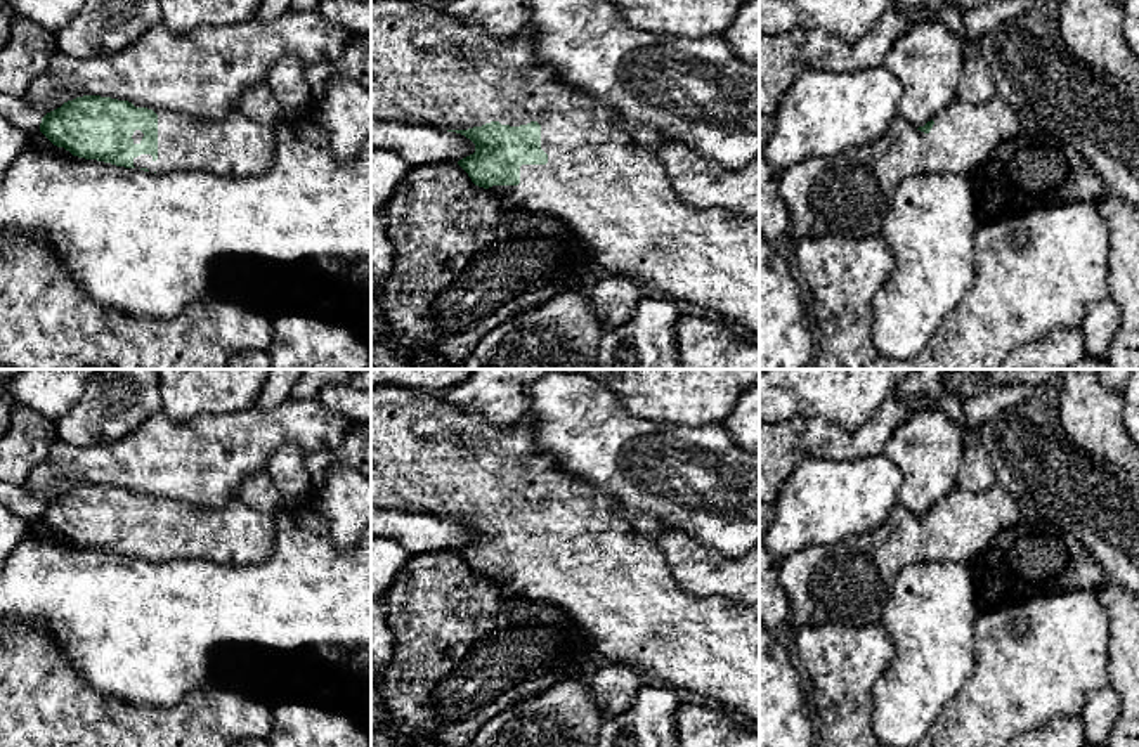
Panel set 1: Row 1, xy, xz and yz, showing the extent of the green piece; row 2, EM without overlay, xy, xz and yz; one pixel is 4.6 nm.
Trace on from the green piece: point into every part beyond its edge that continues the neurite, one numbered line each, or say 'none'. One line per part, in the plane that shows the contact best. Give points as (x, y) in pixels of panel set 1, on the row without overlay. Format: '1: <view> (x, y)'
1: xz (612, 581)

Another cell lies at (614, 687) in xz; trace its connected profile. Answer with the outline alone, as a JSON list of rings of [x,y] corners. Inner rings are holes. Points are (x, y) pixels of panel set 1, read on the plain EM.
[[[598,660],[588,671],[586,681],[605,719],[624,712],[641,690],[640,669],[621,662]]]

